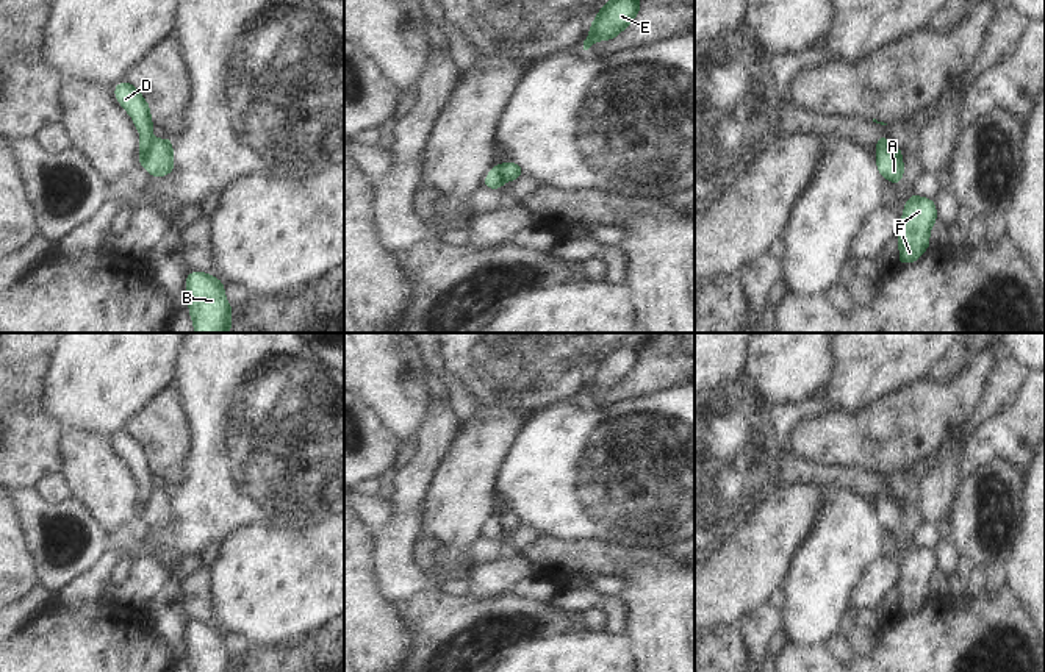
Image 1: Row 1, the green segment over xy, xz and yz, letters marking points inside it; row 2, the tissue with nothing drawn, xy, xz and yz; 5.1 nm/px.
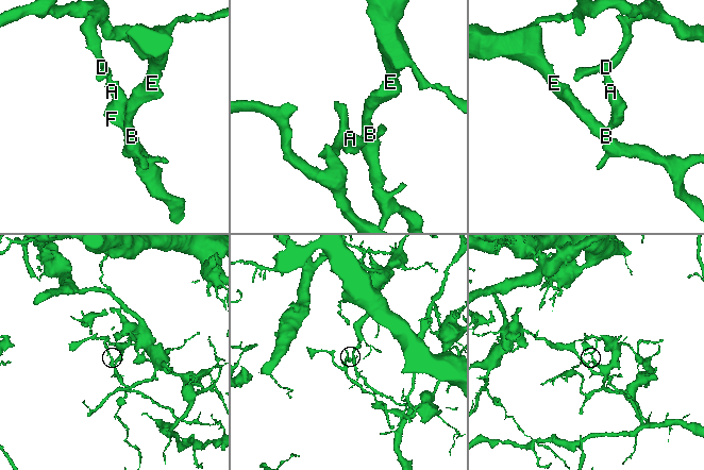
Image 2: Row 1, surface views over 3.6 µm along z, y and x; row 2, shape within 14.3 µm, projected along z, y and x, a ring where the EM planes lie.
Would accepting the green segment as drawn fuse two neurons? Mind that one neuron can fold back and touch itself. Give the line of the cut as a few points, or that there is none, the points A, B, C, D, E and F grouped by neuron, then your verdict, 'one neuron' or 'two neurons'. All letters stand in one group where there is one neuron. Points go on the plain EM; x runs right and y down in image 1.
cut xy (155, 491), (149, 508), (143, 514); groups A B C E F / D; two neurons

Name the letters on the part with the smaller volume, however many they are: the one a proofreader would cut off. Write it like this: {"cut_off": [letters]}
{"cut_off": ["D"]}

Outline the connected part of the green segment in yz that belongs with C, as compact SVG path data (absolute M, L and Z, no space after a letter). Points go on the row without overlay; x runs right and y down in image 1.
M910 544L901 567L898 583L898 614L917 611L929 599L929 580L937 570L935 550Z

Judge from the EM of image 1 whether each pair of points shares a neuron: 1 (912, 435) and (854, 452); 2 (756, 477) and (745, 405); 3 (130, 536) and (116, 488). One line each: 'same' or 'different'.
1: same
2: same
3: different

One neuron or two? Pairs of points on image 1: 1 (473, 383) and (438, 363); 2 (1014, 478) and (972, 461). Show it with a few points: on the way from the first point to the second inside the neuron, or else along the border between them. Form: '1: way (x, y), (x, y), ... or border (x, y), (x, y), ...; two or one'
1: border (441, 349), (445, 368); two
2: border (1019, 464), (992, 457), (965, 477); two

